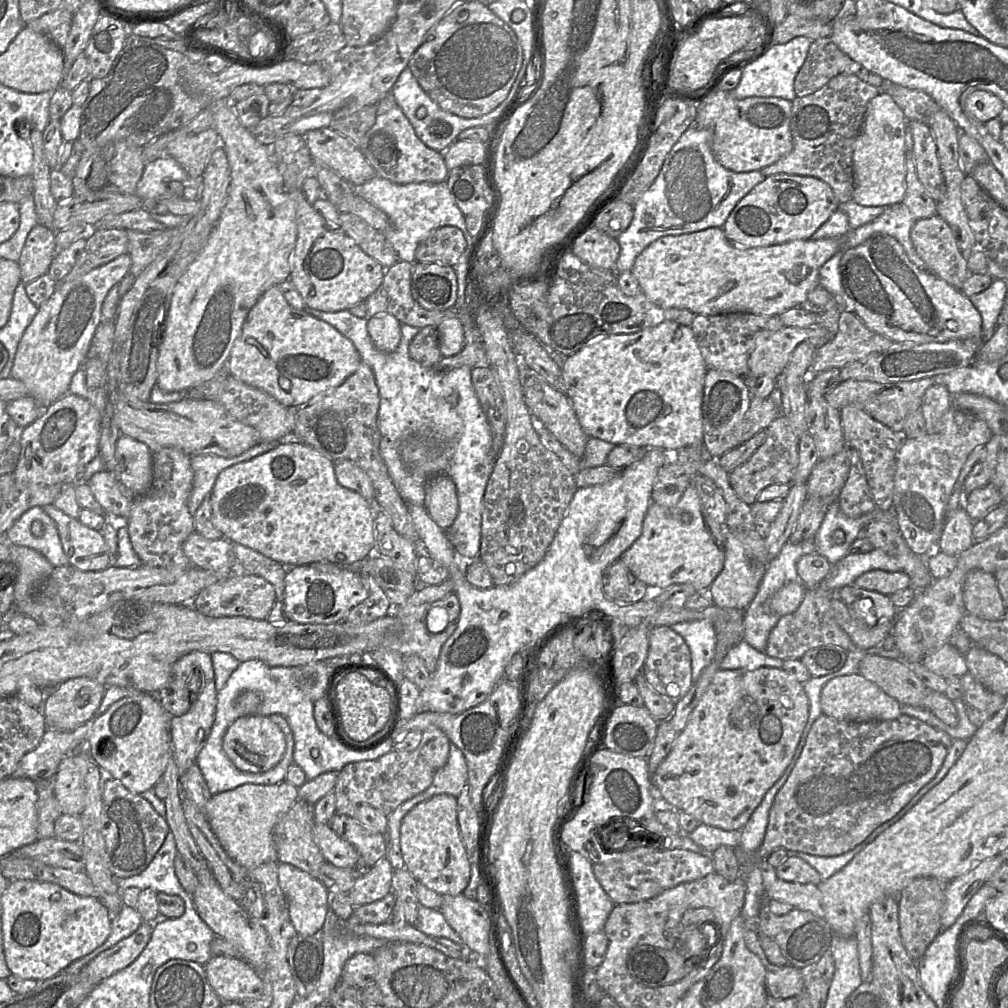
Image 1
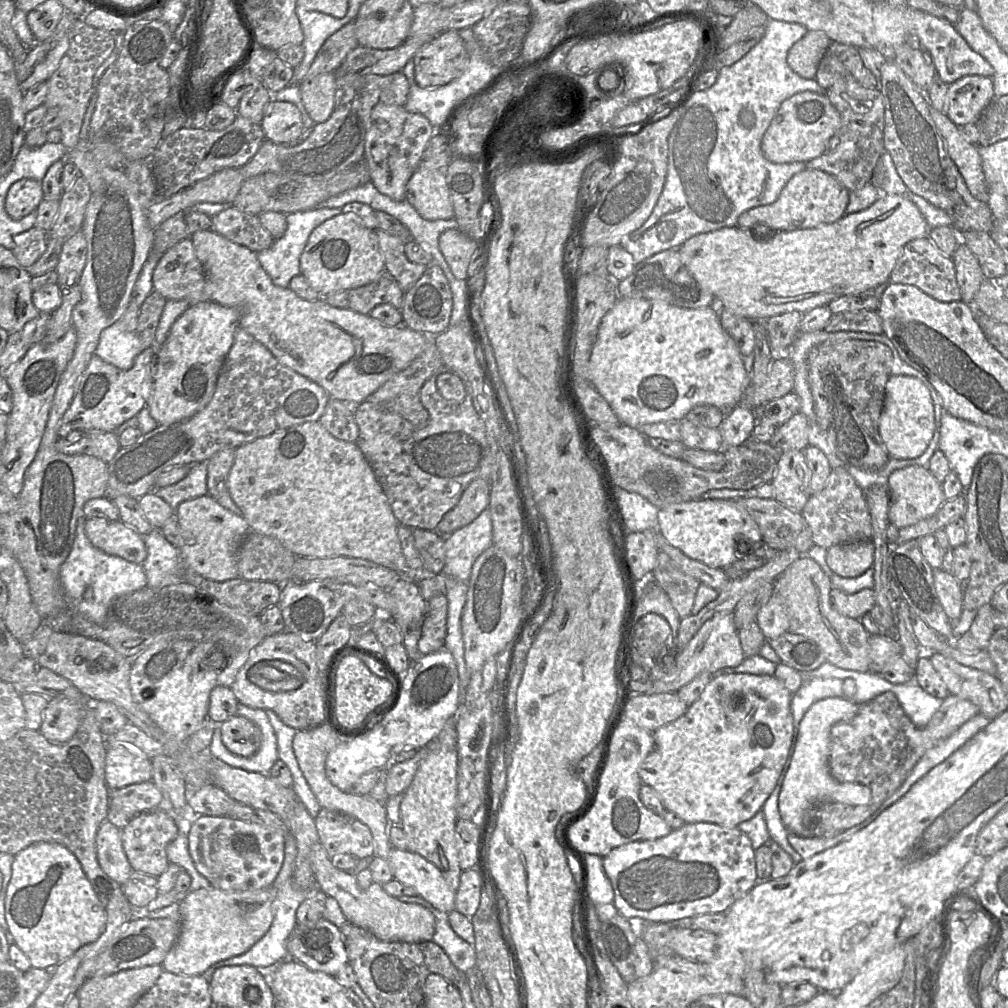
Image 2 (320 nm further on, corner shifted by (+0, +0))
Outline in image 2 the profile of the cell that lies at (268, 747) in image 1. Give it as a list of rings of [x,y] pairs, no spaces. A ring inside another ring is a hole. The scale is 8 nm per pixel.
[[[235,715],[219,726],[222,743],[231,753],[250,757],[259,750],[262,733],[260,728],[252,721]]]

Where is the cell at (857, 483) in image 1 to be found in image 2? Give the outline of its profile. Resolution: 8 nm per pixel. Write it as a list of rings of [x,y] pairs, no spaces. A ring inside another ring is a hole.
[[[843,466],[832,469],[825,488],[812,493],[801,514],[811,530],[814,544],[827,550],[836,544],[872,539],[871,516],[865,492]]]

